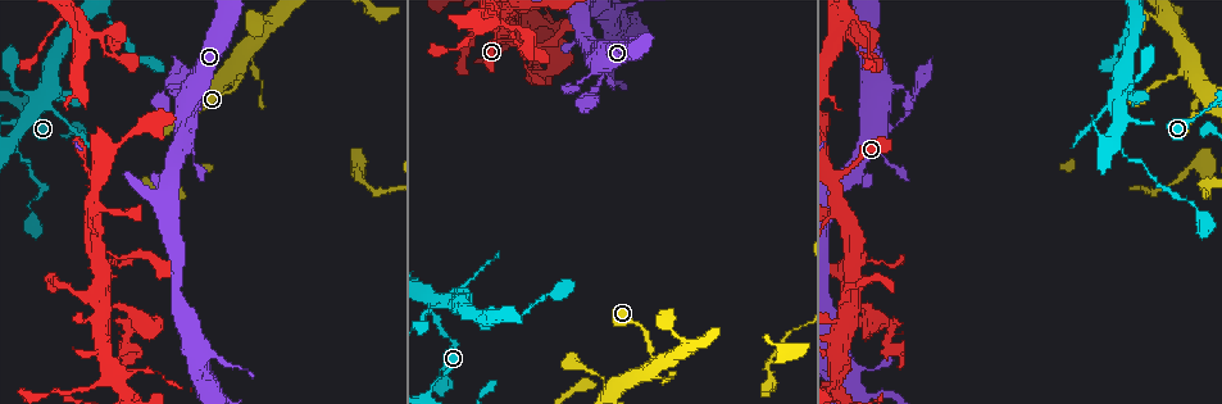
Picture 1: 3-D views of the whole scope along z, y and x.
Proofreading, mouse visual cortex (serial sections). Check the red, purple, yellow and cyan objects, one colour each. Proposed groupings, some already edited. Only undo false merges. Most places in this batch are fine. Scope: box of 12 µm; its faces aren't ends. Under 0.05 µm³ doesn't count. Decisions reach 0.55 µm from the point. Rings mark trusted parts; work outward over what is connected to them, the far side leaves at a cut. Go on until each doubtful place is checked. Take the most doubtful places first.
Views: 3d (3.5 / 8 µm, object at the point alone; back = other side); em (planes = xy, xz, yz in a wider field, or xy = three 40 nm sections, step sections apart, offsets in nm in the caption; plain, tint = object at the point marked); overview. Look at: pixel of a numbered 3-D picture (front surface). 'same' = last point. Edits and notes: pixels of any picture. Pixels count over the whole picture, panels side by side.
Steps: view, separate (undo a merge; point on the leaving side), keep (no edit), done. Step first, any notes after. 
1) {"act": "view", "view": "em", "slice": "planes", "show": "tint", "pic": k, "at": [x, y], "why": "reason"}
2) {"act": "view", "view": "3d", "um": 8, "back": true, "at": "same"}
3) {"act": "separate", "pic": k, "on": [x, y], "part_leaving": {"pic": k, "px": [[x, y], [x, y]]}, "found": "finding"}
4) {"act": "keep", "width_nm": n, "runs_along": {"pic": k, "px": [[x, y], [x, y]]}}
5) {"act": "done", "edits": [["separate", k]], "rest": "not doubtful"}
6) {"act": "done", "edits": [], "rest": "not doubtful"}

{"act": "view", "view": "em", "slice": "xy", "step": 1, "show": "tint", "pic": 1, "at": [1185, 76], "why": "small branch off a trunk"}

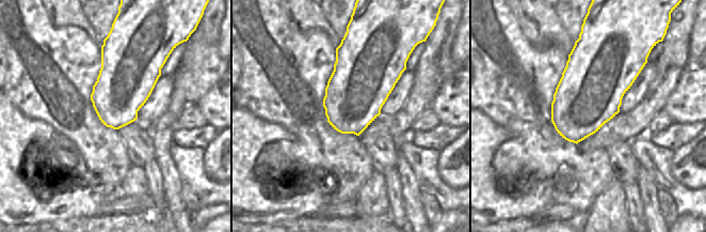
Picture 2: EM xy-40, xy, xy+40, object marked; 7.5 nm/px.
{"act": "view", "view": "3d", "um": 3.5, "at": "same", "why": "wider look"}

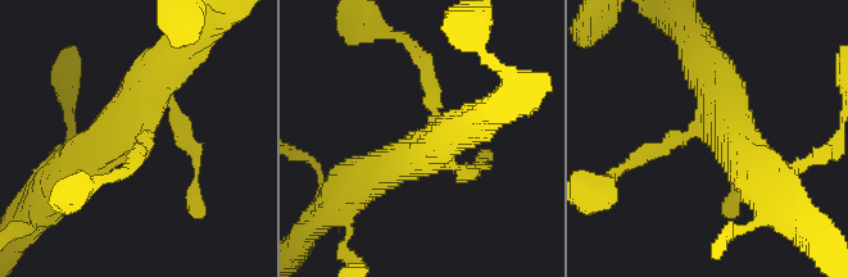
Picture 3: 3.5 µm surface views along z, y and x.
{"act": "keep", "arm_widths_nm": [200, 200, 500, 500], "runs_along": {"pic": 3, "px": [[630, 162], [702, 130], [702, 55]]}, "found": "one cell here"}

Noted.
{"act": "view", "view": "3d", "um": 3.5, "back": true, "pic": 1, "at": [1203, 109], "why": "a narrow waist"}

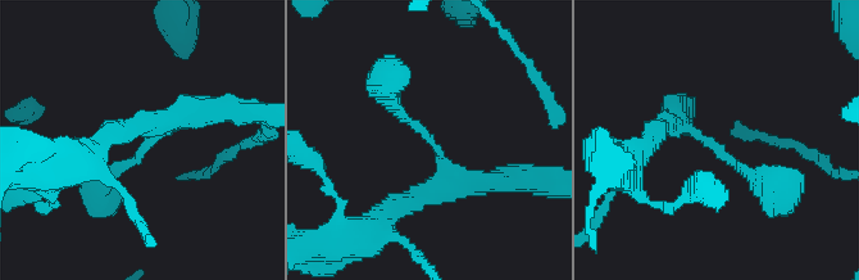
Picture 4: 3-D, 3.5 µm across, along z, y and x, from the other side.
{"act": "view", "view": "em", "slice": "xy", "step": 3, "show": "tint", "pic": 4, "at": [433, 146]}

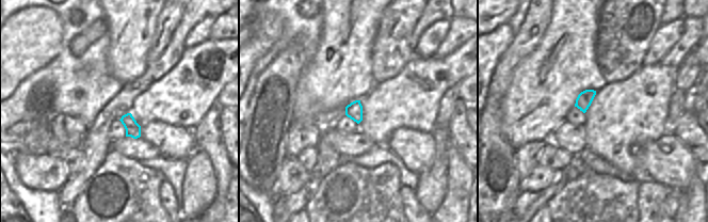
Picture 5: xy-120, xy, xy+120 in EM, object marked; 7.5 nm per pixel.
{"act": "view", "view": "em", "slice": "xy", "step": 2, "show": "tint", "at": "same"}

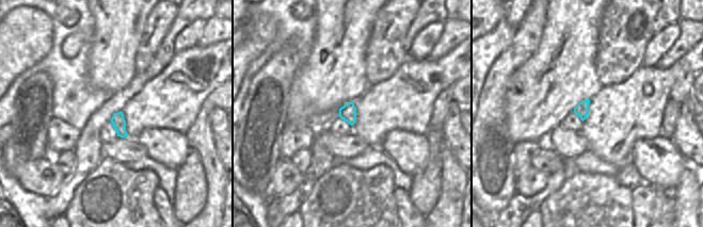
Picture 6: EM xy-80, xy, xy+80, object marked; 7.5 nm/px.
{"act": "keep", "arms": 3, "arm_widths_nm": [250, 250, 250], "runs_along": {"pic": 4, "px": [[100, 185], [159, 126], [199, 107]]}, "found": "one cell here"}

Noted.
{"act": "view", "view": "3d", "um": 3.5, "pic": 1, "at": [886, 342], "why": "sharp bend"}

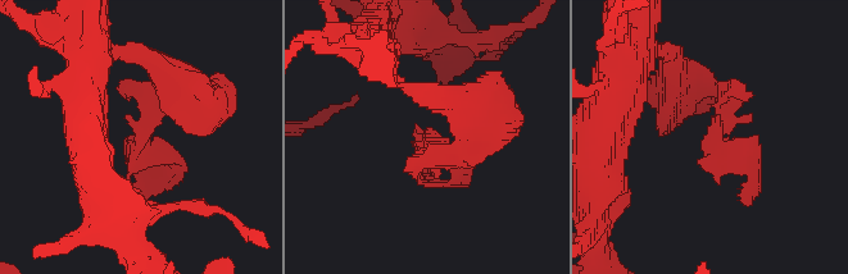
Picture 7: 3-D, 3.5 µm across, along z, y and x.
{"act": "view", "view": "em", "slice": "planes", "show": "tint", "pic": 7, "at": [713, 141], "why": "now the EM"}

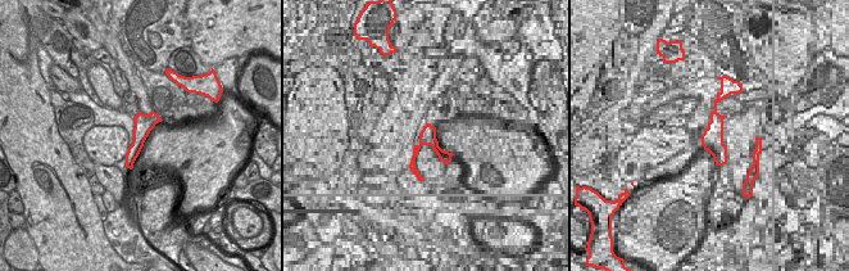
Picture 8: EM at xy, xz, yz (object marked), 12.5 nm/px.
{"act": "view", "view": "em", "slice": "xy", "step": 2, "show": "tint", "at": "same"}

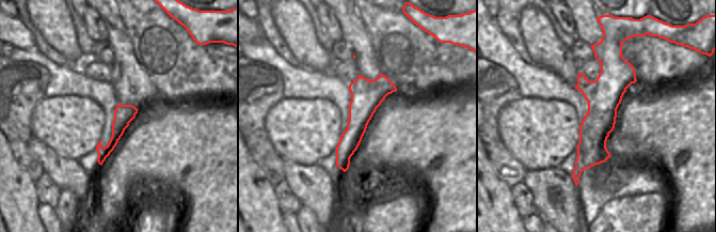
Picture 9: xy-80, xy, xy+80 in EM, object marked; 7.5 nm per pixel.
{"act": "keep", "runs_along": {"pic": 9, "px": [[606, 45], [602, 114], [576, 180]]}, "found": "continuous, no second cell"}

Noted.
{"act": "done", "edits": [], "rest": "not doubtful"}

